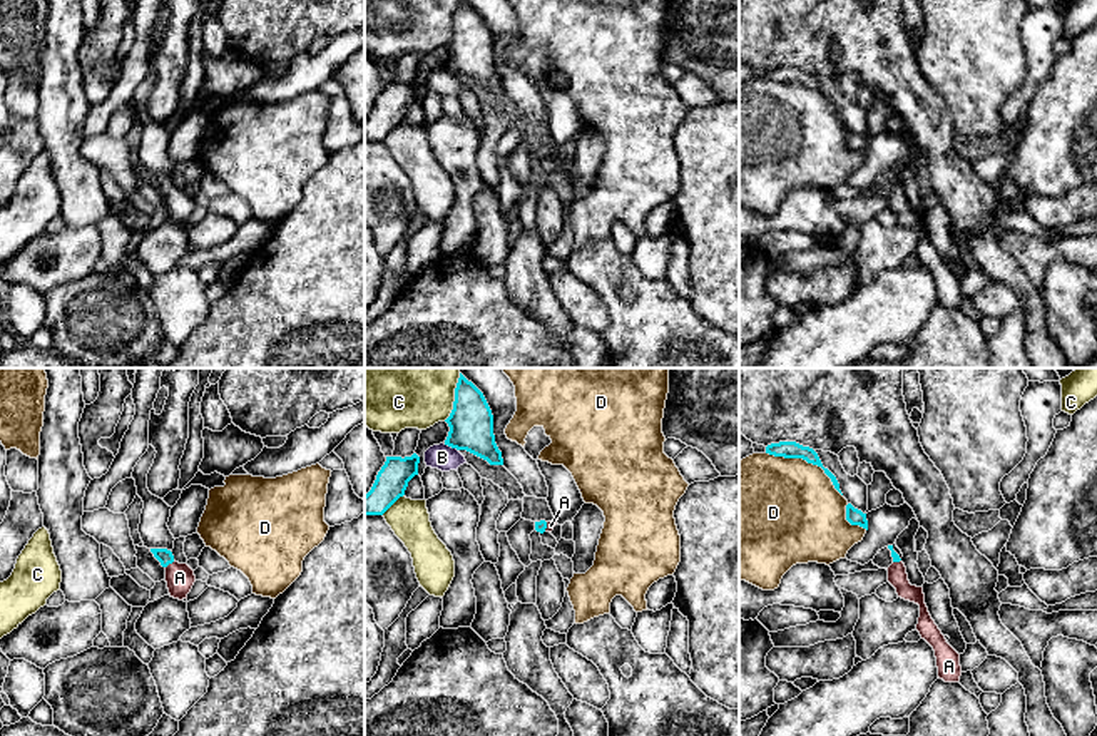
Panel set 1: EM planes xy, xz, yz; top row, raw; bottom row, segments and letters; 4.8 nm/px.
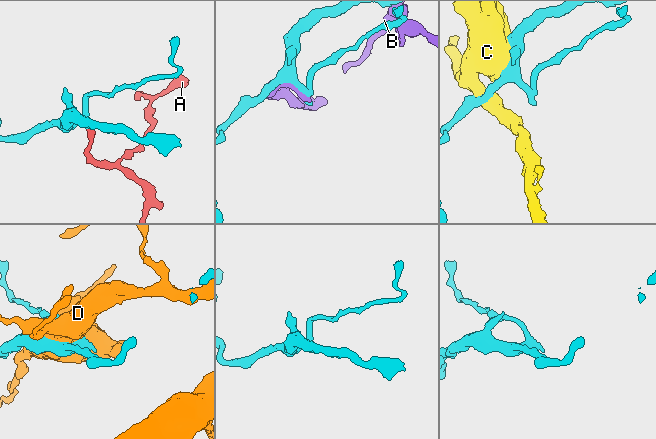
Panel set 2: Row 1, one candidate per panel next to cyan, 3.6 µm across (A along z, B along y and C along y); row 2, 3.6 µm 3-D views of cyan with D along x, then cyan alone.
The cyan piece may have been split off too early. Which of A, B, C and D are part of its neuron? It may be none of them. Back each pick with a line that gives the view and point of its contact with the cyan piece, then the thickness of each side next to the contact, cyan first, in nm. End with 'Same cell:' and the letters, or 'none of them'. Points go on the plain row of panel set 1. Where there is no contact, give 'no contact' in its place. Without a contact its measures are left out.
A: meets cyan in xy at (169, 188); 70 nm thick on the cyan side, 140 nm on the other
Same cell: A

